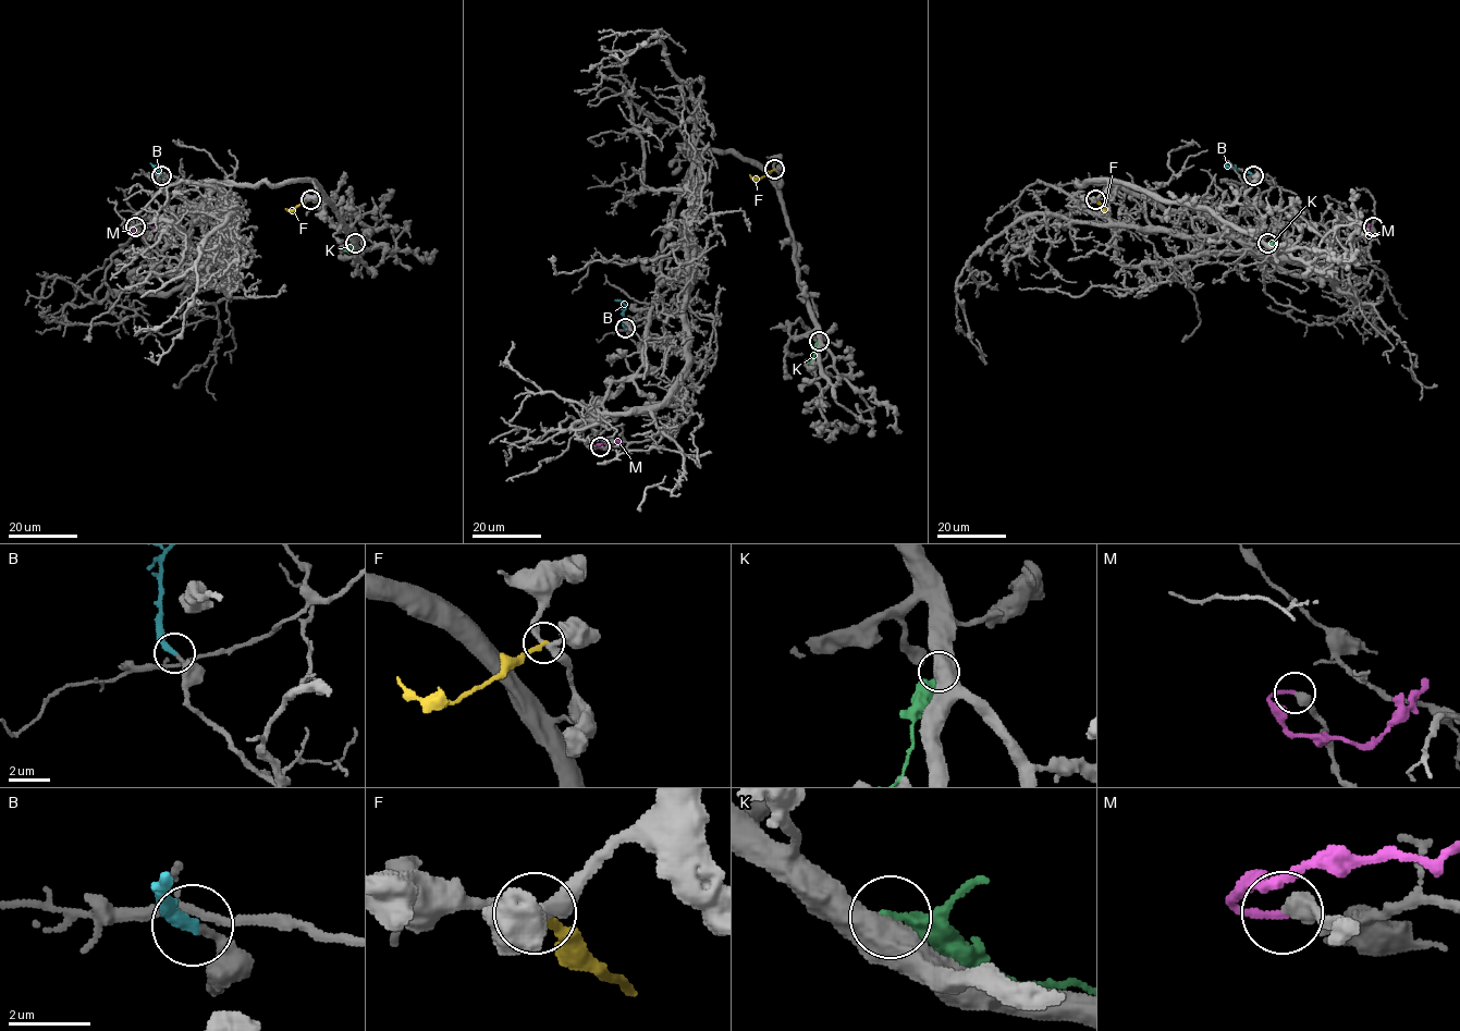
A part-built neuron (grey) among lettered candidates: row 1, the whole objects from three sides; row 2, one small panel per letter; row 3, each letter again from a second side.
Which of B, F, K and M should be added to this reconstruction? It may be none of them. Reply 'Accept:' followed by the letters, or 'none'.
Accept: B, M

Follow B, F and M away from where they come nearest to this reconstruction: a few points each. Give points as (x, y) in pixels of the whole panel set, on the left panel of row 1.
B: (161, 175), (161, 168), (150, 162)
F: (309, 199), (293, 209), (285, 209)
M: (136, 226), (132, 228), (136, 234), (148, 235), (158, 224)

